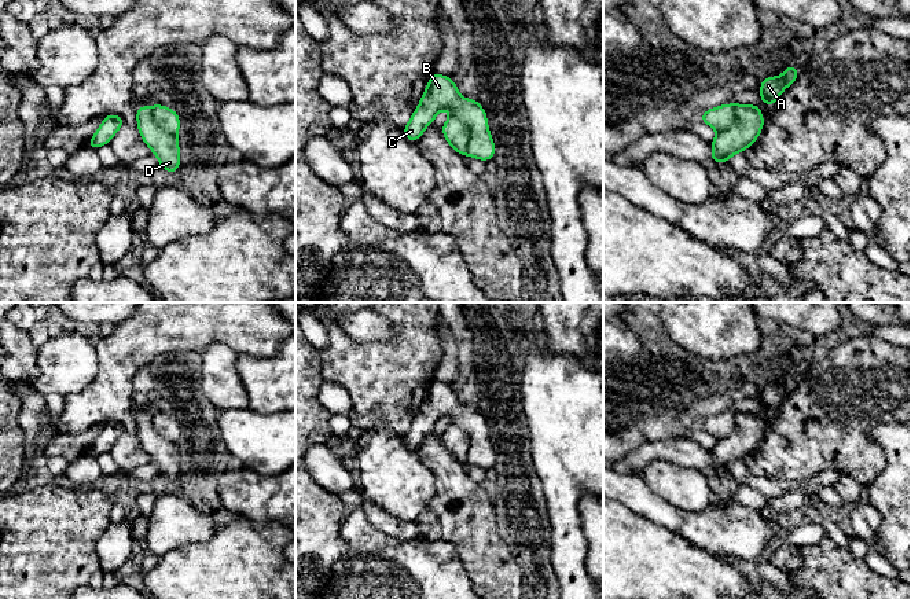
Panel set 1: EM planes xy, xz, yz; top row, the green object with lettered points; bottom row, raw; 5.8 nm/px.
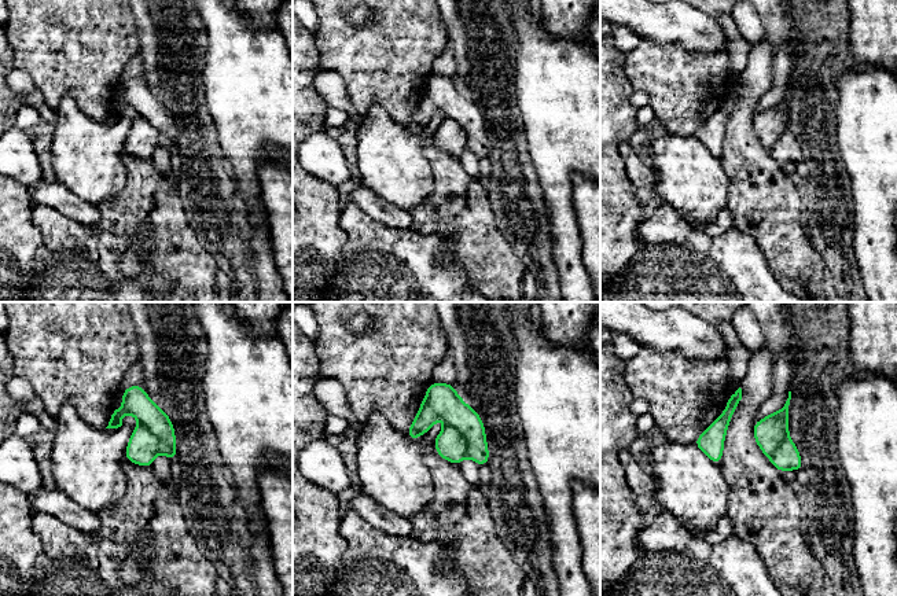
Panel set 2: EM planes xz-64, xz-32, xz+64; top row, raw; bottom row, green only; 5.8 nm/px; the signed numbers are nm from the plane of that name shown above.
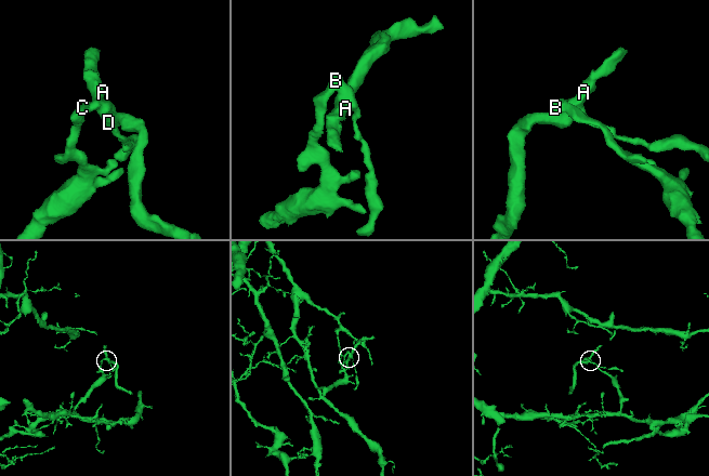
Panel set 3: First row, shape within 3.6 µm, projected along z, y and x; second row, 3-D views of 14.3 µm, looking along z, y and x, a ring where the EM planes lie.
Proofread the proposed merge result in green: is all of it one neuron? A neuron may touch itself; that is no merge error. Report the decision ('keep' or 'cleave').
cleave

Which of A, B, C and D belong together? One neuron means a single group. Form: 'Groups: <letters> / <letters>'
Groups: A D / B C

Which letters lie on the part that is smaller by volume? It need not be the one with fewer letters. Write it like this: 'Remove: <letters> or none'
Remove: A, D

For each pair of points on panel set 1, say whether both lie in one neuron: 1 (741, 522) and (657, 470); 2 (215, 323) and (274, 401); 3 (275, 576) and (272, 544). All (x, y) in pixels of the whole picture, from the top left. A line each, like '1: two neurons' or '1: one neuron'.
1: two neurons
2: two neurons
3: one neuron

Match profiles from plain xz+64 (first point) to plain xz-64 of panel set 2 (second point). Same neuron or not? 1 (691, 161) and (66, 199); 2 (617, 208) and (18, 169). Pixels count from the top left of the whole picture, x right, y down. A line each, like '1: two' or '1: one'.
1: two
2: two

